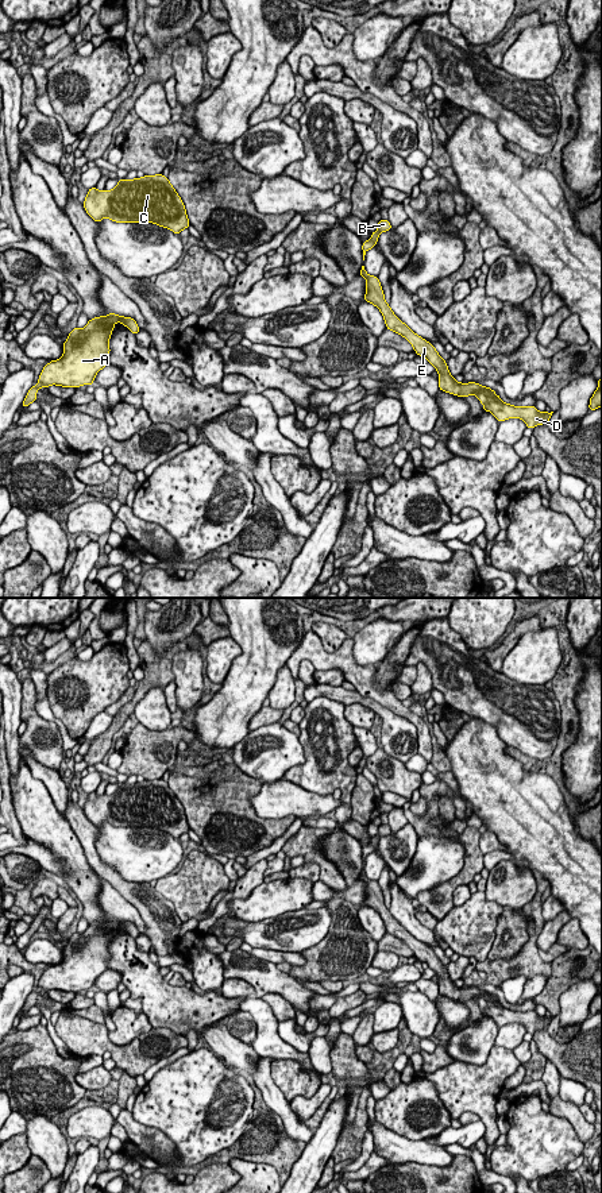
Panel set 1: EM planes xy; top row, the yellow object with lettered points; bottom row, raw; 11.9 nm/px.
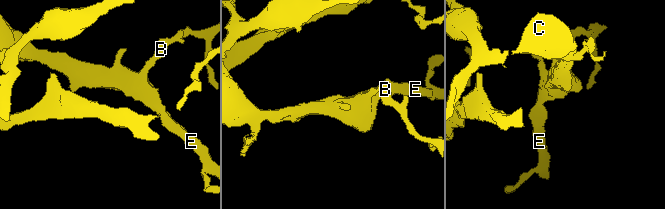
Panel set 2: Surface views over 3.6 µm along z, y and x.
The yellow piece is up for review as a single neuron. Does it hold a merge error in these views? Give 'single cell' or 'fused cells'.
single cell

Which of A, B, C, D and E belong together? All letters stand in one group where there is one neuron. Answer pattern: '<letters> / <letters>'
A B C D E

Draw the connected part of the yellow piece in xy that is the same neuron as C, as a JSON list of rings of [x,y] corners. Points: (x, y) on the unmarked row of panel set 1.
[[[144,780],[119,784],[112,795],[88,795],[86,818],[100,827],[108,822],[117,827],[154,827],[178,838],[190,830],[185,810],[167,781]]]

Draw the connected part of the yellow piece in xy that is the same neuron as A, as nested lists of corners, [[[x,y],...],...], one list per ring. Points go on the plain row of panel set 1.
[[[115,918],[94,922],[78,934],[77,931],[69,938],[63,947],[63,960],[58,965],[47,968],[38,984],[38,989],[32,991],[22,1011],[27,1012],[36,1004],[36,996],[51,989],[63,992],[80,992],[92,989],[96,978],[104,973],[109,961],[109,942],[115,927],[121,927],[134,939],[140,935],[132,922],[123,922]]]

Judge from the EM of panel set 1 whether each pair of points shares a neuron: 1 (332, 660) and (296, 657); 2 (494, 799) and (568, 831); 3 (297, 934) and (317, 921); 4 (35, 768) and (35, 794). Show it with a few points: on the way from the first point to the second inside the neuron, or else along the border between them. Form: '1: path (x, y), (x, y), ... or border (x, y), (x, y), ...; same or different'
1: path (323, 660), (316, 655), (305, 655); same
2: path (513, 803), (543, 831), (550, 831); same
3: path (303, 929), (312, 925); same
4: border (26, 756), (30, 773), (43, 784), (54, 805); different

